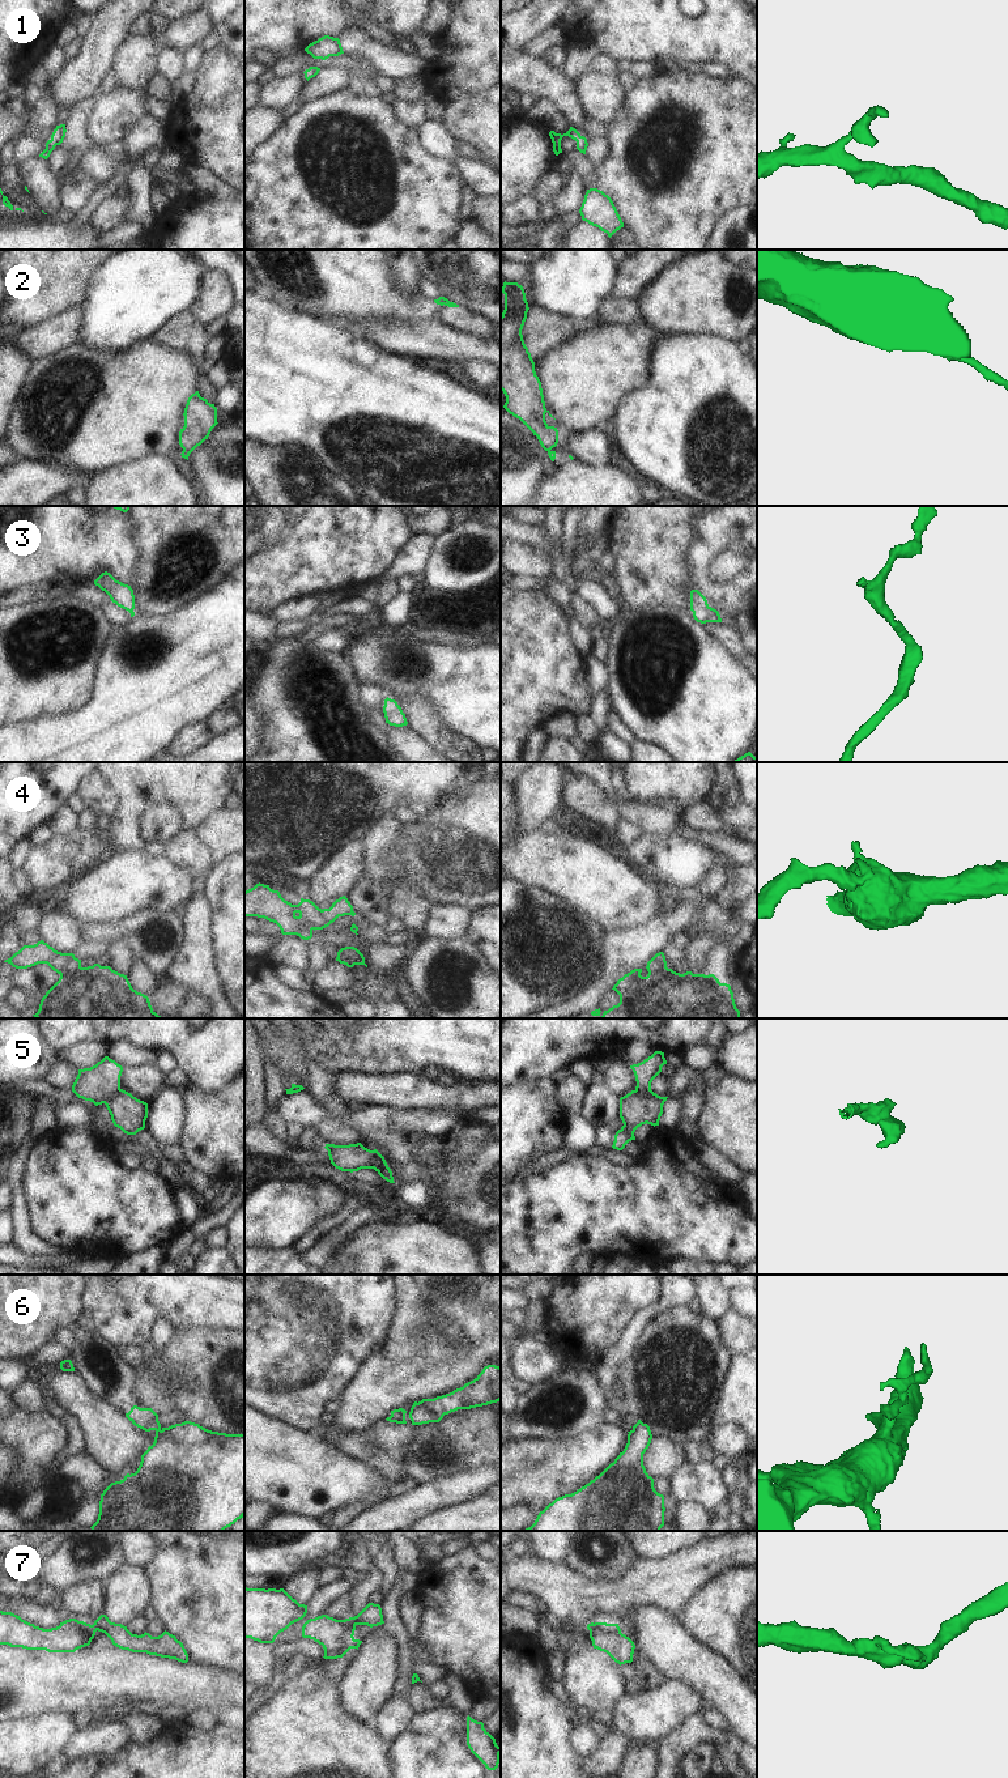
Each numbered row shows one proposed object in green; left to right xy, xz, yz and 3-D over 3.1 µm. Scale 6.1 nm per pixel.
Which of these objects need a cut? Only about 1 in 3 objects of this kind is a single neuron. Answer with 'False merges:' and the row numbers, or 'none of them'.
False merges: 2, 4, 5, 6, 7

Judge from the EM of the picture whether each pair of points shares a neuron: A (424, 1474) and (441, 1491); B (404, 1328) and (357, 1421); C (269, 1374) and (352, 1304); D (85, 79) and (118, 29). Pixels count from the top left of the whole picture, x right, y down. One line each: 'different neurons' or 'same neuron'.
A: different neurons
B: different neurons
C: same neuron
D: same neuron

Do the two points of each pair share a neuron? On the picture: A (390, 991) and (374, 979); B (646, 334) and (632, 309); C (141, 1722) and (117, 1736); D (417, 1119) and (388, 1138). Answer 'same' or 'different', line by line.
A: same
B: different
C: different
D: different

